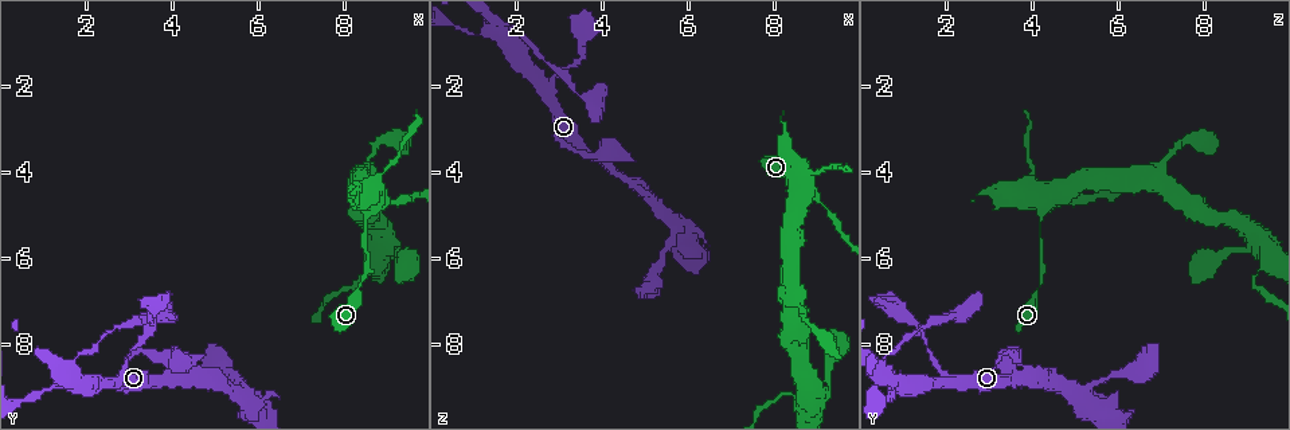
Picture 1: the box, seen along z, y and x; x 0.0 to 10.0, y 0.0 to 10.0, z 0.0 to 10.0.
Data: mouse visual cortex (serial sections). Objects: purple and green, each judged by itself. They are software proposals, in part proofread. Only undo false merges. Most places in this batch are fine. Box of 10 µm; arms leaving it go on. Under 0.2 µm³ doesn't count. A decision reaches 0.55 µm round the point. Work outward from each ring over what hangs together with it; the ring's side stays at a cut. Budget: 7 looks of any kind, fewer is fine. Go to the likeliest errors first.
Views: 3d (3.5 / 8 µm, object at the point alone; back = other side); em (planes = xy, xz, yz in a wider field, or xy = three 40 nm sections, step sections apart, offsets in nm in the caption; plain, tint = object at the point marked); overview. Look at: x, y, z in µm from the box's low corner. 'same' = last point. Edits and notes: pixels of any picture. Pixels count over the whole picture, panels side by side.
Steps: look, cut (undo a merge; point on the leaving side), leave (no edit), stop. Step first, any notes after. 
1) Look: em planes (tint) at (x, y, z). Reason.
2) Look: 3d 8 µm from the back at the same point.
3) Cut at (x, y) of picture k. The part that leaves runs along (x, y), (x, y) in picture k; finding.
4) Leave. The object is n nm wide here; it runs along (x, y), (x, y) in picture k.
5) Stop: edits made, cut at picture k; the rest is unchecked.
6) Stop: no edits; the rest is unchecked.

Look: 3d 8 µm at (0.75, 9.25, 0.65). Thin neck.

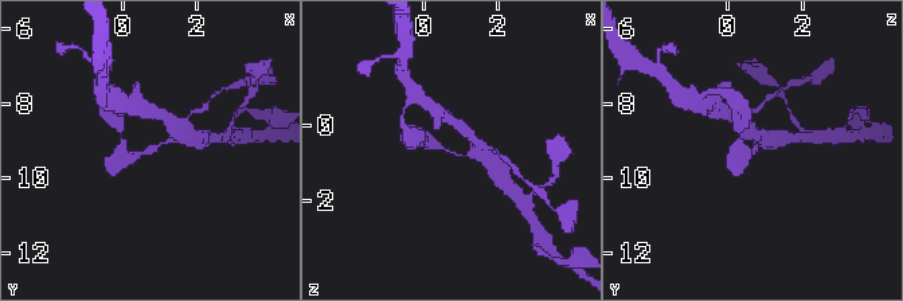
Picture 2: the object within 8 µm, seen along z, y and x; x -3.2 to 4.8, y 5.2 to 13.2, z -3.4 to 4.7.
Look: 3d 3.5 µm at the same point. Zoom in.

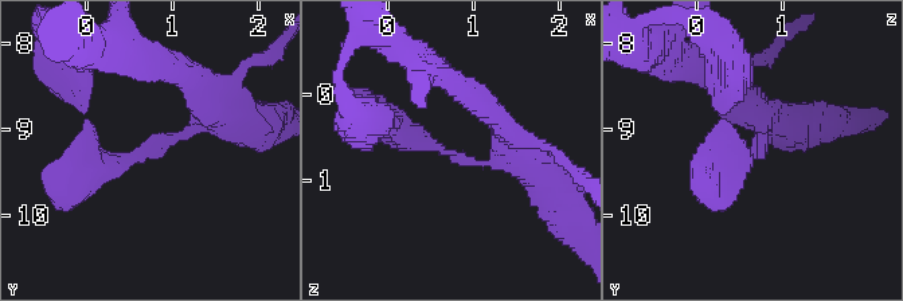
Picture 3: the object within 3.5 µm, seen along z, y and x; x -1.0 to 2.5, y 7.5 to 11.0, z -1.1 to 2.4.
Look: em xy step 2 (tint) at (0.70, 9.25, 0.65). Now the EM.

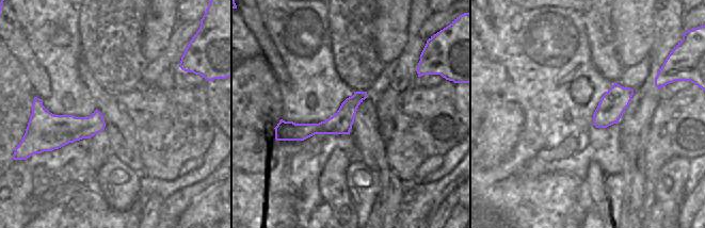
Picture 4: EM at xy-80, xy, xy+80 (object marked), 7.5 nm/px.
Leave. It runs along (524, 161), (462, 161), (389, 124) in picture 3; all the same cell.

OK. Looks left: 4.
Look: 3d 3.5 µm at (8.60, 4.75, 4.30).

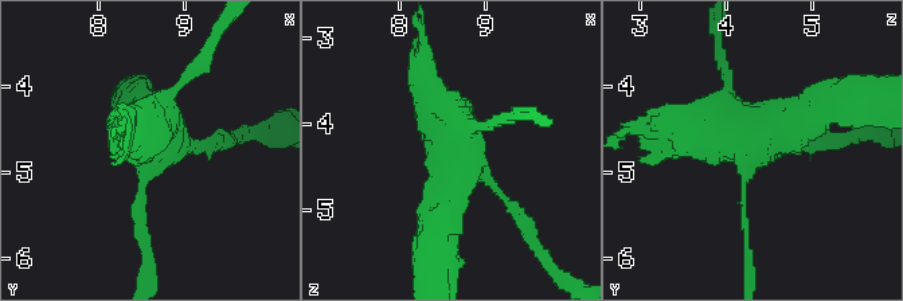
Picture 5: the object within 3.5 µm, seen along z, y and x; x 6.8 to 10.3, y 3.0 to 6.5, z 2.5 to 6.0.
Look: em xy step 3 (tint) at (8.65, 4.75, 4.30).

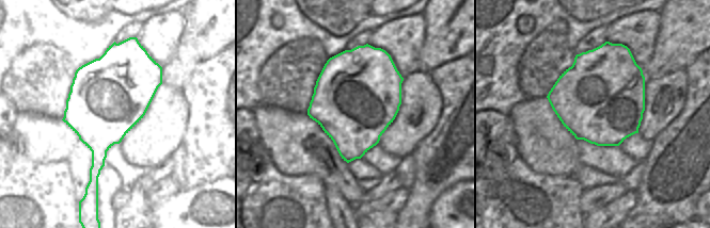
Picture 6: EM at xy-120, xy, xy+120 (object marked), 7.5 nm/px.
Leave. It runs along (147, 235), (139, 106) in picture 5; one cell here.

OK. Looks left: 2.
Stop: no edits; the rest is unchecked.

